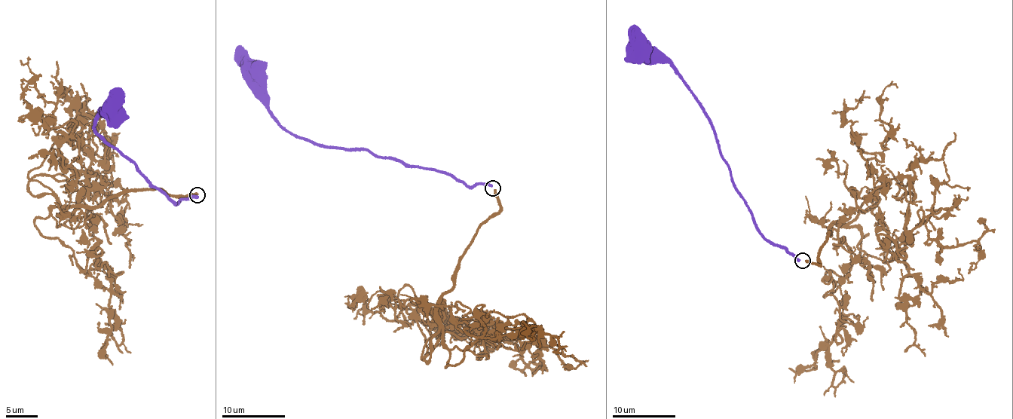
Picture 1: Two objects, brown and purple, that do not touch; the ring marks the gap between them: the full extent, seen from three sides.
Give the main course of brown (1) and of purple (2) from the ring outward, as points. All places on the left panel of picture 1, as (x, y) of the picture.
1: (197, 193), (78, 208), (55, 175), (106, 178), (106, 134), (114, 165)
2: (197, 196), (174, 202), (151, 183), (137, 164), (105, 140), (93, 123), (102, 114), (111, 121), (114, 117)

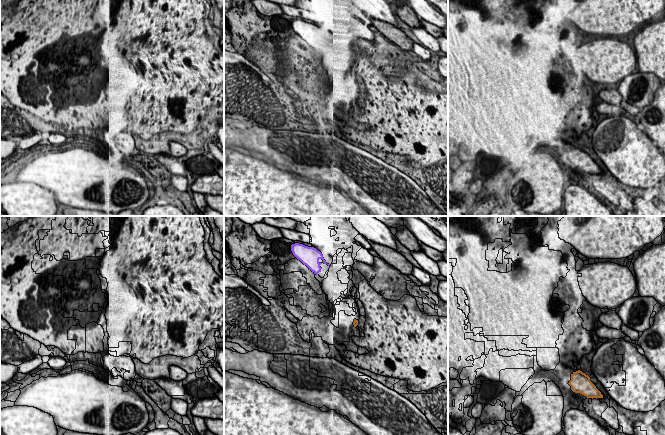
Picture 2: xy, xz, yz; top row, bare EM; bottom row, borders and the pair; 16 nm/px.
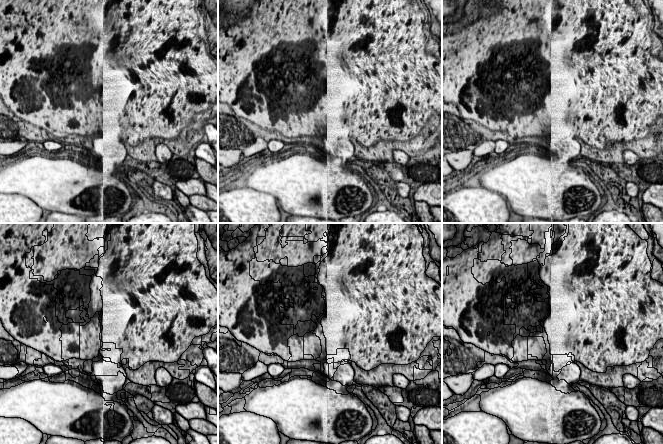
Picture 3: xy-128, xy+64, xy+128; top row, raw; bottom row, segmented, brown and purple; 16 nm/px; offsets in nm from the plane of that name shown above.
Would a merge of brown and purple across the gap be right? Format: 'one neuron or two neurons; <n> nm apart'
one neuron; 950 nm apart

